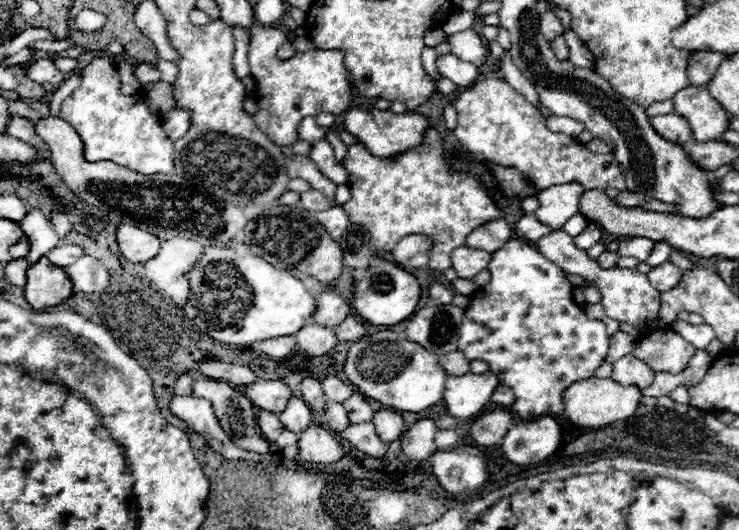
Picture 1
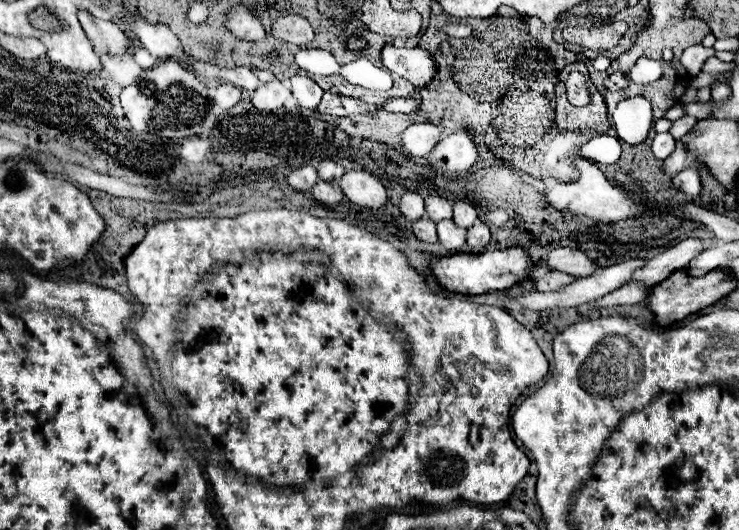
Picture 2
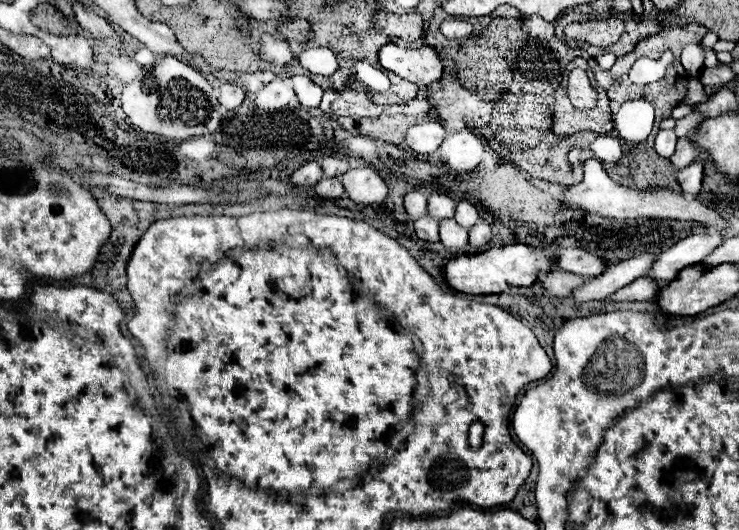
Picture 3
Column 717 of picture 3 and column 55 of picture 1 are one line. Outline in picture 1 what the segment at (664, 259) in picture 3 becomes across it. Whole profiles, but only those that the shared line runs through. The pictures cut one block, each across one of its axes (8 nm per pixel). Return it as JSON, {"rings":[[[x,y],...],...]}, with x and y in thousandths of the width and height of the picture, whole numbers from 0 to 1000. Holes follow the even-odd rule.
{"rings":[[[49,392],[38,396],[27,426],[30,426],[30,438],[35,438],[35,449],[41,453],[41,475],[35,479],[35,491],[41,498],[49,498],[57,483],[62,483],[70,468],[81,460],[81,449],[70,430],[68,415]]]}

